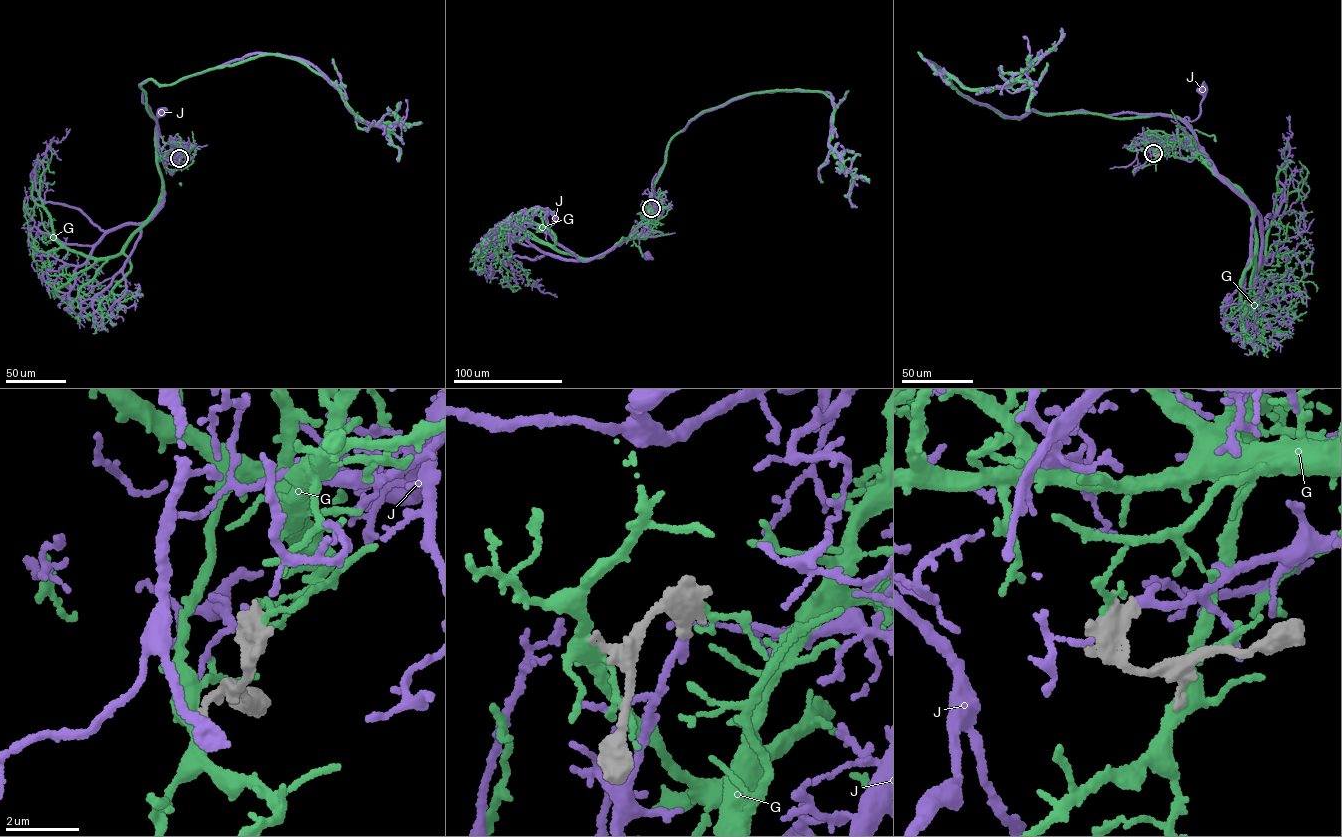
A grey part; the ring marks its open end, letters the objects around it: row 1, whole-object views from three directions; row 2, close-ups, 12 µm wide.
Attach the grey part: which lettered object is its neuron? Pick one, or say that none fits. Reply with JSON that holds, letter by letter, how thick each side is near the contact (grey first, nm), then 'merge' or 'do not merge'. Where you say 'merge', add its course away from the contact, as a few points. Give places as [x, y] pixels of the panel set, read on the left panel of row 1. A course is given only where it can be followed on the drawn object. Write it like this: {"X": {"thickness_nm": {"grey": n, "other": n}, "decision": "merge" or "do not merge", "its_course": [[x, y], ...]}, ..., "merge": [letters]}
{"G": {"thickness_nm": {"grey": 750, "other": 200}, "decision": "do not merge"}, "J": {"thickness_nm": {"grey": 550, "other": 300}, "decision": "do not merge"}, "merge": []}

